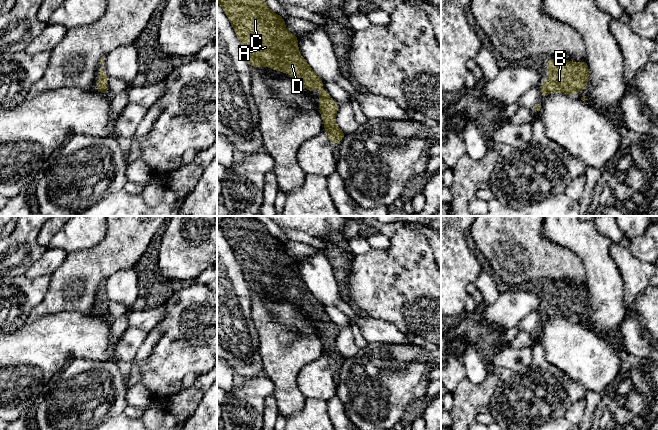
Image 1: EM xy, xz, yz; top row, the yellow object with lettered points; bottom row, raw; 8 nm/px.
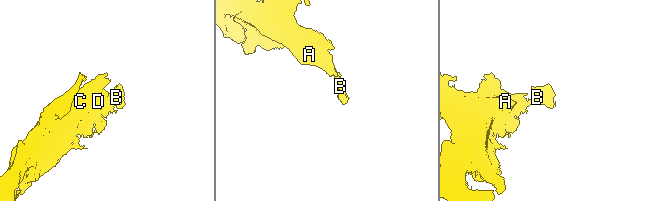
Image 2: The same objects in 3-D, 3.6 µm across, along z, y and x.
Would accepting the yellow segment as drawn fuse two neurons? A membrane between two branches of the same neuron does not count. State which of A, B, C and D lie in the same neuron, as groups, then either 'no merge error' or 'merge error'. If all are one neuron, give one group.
groups A B C D; no merge error

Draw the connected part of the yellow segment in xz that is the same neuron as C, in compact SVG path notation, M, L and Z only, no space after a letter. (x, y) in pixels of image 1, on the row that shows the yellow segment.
M217 0L217 2L230 20L251 67L267 66L284 72L299 81L308 92L325 88L324 82L300 54L298 37L285 28L285 19L274 13L264 0Z

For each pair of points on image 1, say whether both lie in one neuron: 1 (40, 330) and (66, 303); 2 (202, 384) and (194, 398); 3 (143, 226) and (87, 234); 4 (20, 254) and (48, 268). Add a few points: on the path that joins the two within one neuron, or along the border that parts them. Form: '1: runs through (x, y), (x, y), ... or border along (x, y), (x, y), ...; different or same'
1: border along (81, 312), (59, 311), (40, 317), (35, 321); different
2: runs through (200, 387), (194, 395); same
3: border along (107, 226), (105, 236), (90, 248); different
4: border along (47, 248), (23, 274); different

